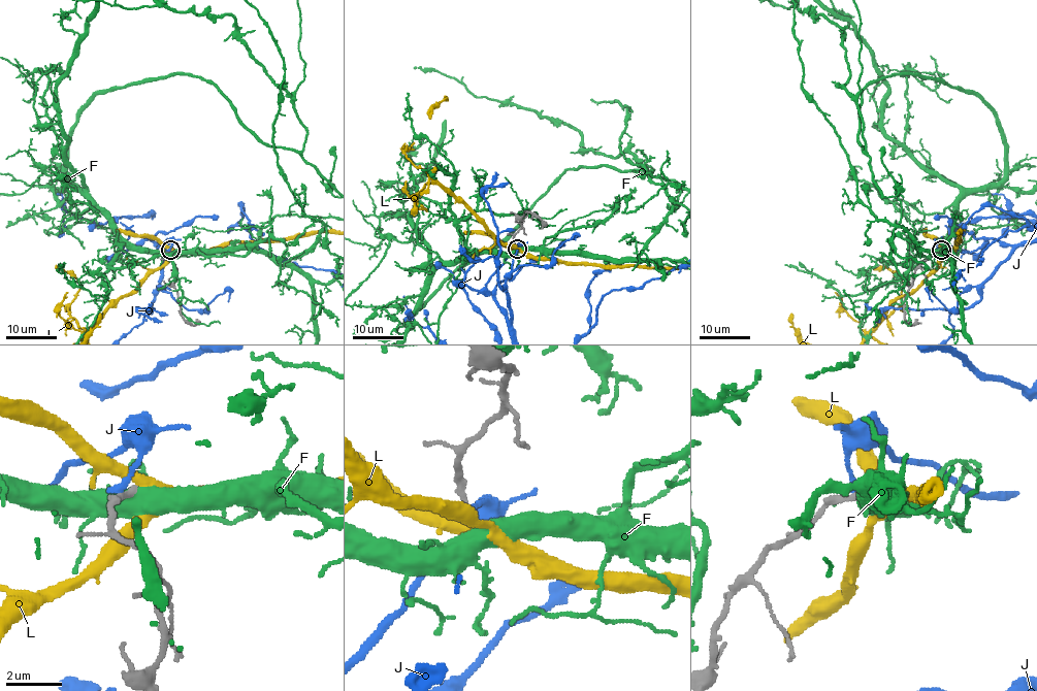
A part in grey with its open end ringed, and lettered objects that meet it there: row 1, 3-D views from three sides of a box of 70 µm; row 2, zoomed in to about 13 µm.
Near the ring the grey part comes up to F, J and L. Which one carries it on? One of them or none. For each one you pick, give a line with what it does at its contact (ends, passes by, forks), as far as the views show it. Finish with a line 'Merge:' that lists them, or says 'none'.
Merge: none

